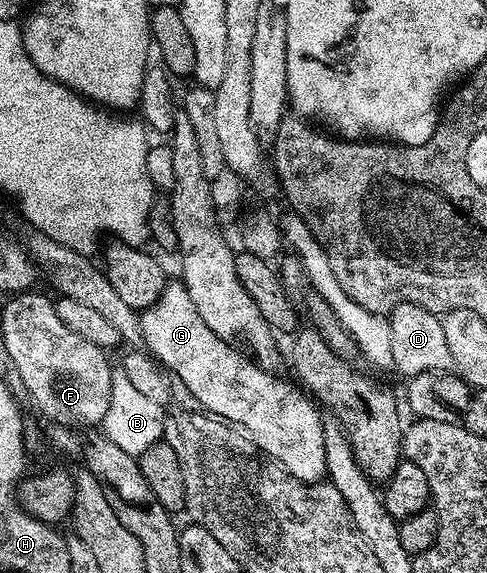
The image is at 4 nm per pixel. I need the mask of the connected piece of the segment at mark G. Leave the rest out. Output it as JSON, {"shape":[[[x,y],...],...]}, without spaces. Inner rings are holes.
{"shape":[[[168,282],[156,303],[152,307],[147,307],[139,315],[139,328],[143,334],[142,346],[168,372],[171,370],[187,386],[188,393],[196,399],[194,402],[202,410],[238,425],[250,436],[255,446],[266,458],[278,463],[293,478],[303,483],[317,483],[326,476],[327,444],[323,437],[323,415],[320,408],[294,382],[291,384],[286,383],[283,379],[274,379],[269,372],[262,371],[254,363],[256,362],[254,358],[246,359],[238,351],[240,350],[238,346],[217,337],[217,333],[213,333],[213,329],[209,329],[209,325],[201,321],[201,313],[197,313],[187,292],[187,286],[183,282]]]}

